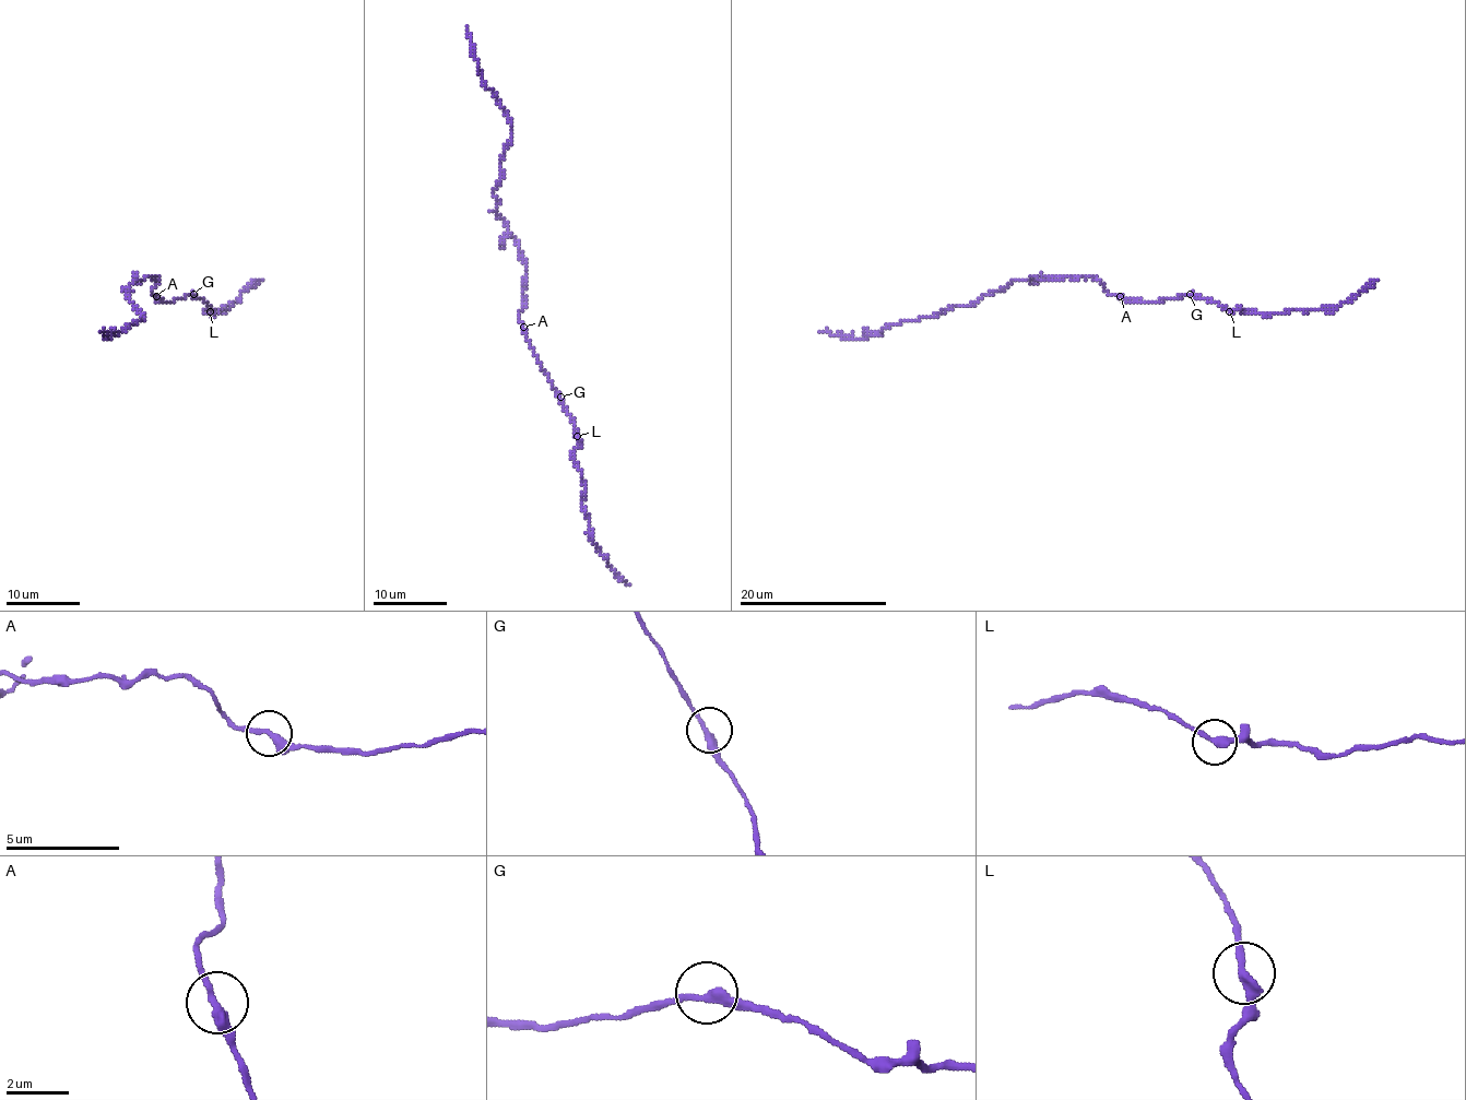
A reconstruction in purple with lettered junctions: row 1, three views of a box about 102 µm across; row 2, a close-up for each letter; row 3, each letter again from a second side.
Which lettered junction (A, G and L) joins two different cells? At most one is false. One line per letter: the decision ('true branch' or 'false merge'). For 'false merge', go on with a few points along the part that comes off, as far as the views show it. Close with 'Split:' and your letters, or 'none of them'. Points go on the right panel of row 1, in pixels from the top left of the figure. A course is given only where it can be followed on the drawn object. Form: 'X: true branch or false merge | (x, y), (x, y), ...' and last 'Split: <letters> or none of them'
A: true branch
G: true branch
L: false merge | (1229, 310), (1267, 315), (1331, 310), (1379, 279)
Split: L

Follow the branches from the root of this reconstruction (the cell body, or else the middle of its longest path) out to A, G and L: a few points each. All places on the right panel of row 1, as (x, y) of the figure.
A: (1101, 284), (1111, 294), (1120, 296)
G: (1101, 284), (1111, 294), (1135, 302), (1162, 302), (1190, 294)
L: (1101, 284), (1111, 294), (1135, 302), (1201, 296), (1229, 310)

